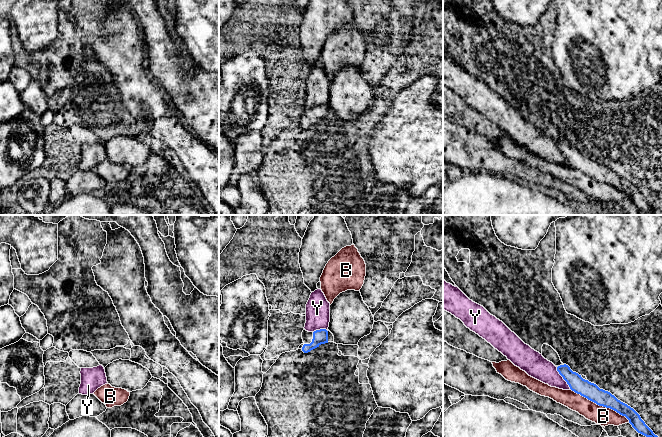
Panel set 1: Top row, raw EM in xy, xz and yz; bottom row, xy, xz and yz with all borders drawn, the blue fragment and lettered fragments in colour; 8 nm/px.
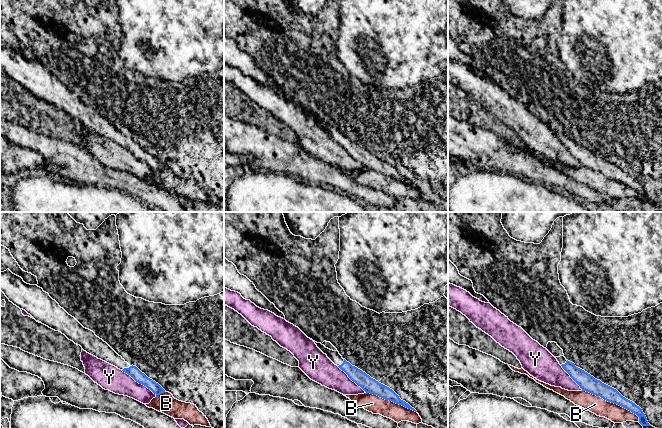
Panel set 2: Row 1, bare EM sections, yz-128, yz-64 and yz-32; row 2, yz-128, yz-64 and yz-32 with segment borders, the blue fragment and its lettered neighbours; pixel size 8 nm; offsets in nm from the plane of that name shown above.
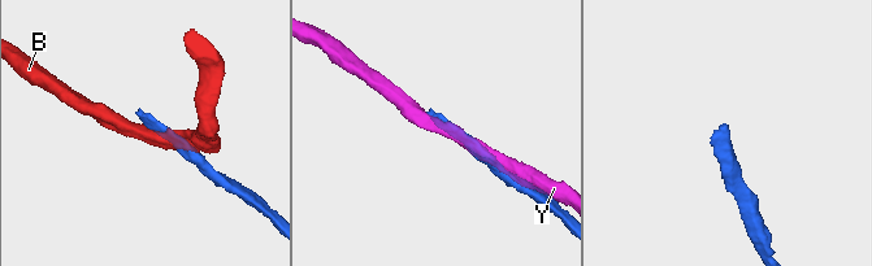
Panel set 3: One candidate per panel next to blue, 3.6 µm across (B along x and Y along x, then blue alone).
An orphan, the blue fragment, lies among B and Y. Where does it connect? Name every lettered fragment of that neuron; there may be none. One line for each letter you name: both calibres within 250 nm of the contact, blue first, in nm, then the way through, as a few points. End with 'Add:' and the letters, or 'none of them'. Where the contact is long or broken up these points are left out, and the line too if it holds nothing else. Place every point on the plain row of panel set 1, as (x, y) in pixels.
Add: none of them

